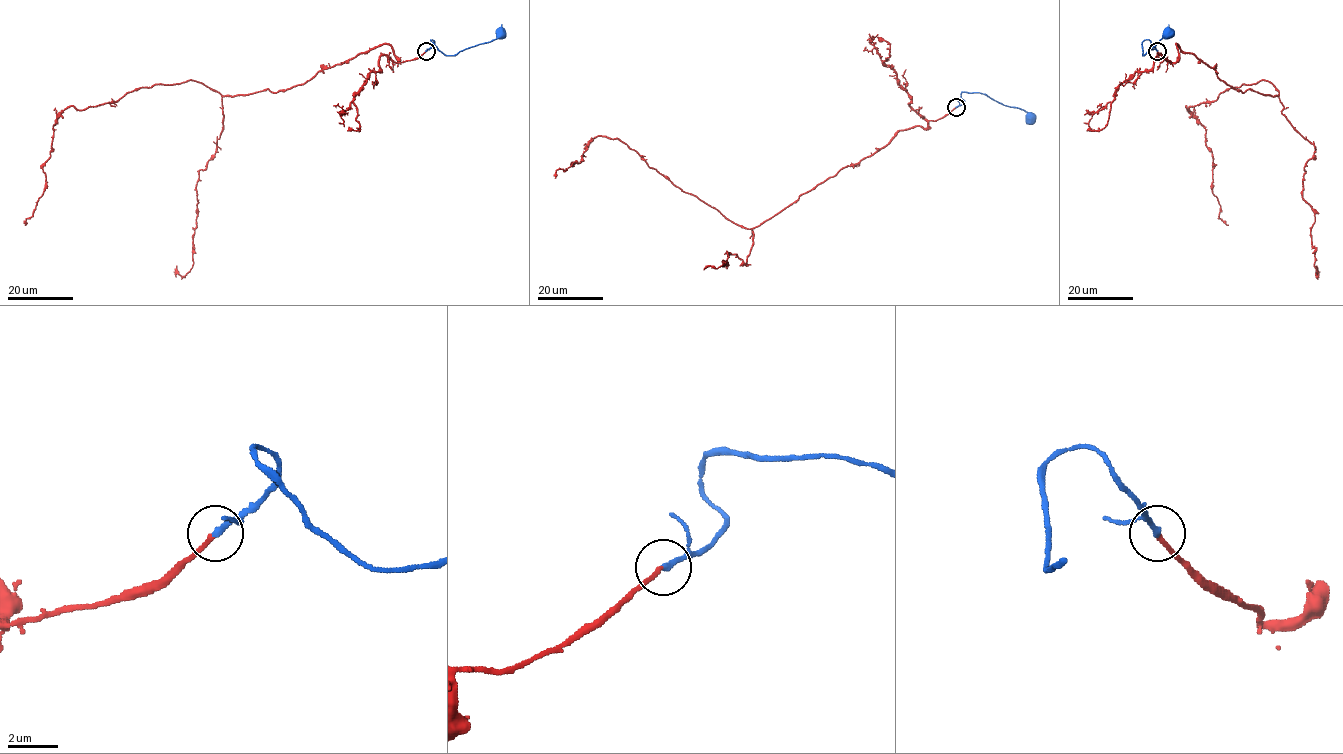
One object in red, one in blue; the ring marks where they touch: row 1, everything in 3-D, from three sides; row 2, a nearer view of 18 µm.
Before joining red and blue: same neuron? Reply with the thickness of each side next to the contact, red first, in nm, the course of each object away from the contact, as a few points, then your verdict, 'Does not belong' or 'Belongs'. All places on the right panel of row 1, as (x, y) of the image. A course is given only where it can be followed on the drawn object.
Thickness 170 nm (red) against 240 nm. Course of red: (1157, 51), (1175, 62), (1176, 44), (1233, 88), (1279, 92), (1260, 80), (1186, 106), (1206, 131), (1228, 225). Course of blue: (1157, 51), (1147, 39), (1142, 43), (1143, 55), (1166, 33). Belongs

